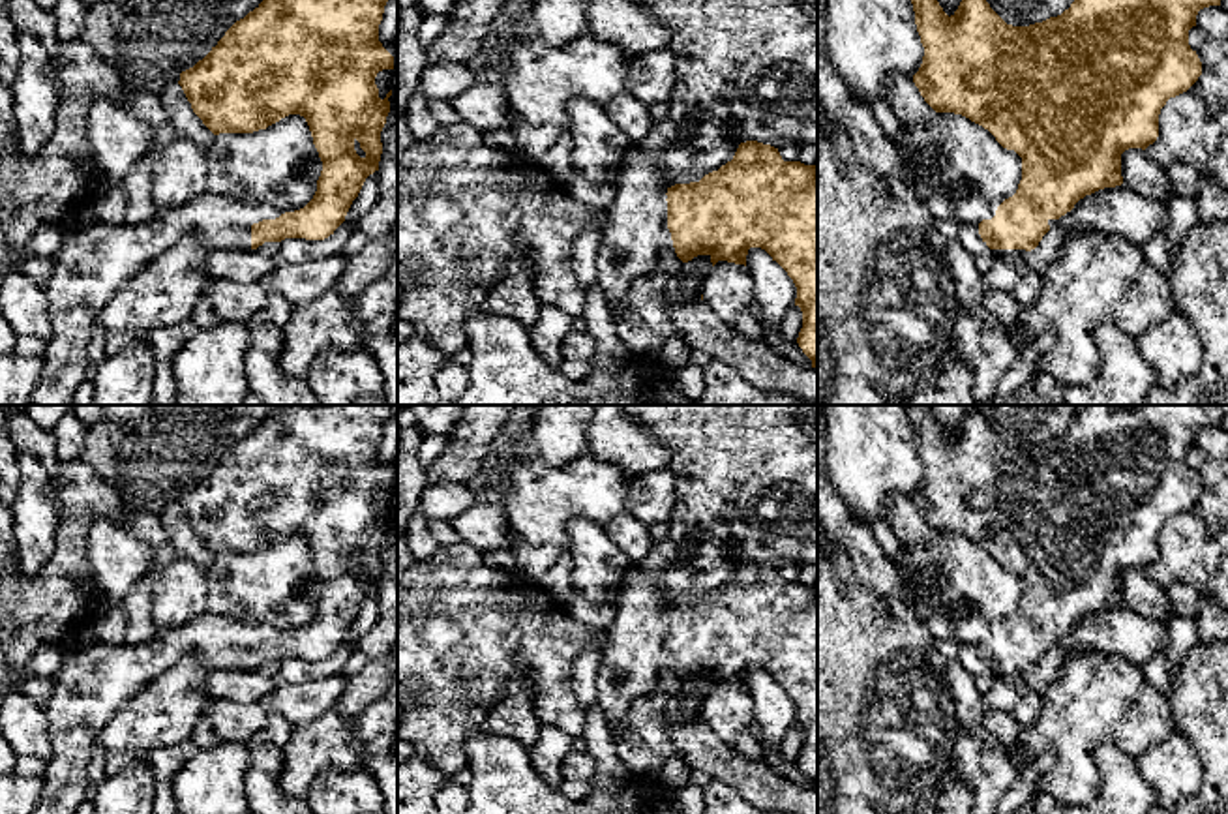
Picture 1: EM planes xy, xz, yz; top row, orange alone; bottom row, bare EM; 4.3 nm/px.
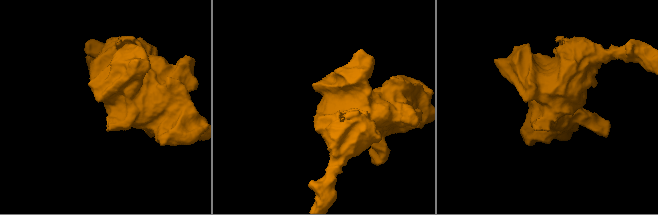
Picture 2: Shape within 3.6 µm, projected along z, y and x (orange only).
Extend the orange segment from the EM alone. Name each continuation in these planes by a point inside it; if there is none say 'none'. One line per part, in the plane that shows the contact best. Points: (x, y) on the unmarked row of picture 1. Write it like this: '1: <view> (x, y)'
1: xy (94, 681)

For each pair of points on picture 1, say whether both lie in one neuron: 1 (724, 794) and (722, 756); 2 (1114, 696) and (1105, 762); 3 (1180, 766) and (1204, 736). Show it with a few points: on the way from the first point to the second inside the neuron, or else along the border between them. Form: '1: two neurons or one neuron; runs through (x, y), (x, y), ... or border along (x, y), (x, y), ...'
1: two neurons; border along (713, 777), (724, 779), (741, 794)
2: two neurons; border along (1108, 739), (1095, 751), (1101, 784)
3: two neurons; border along (1176, 730), (1202, 769), (1202, 788), (1197, 794)

